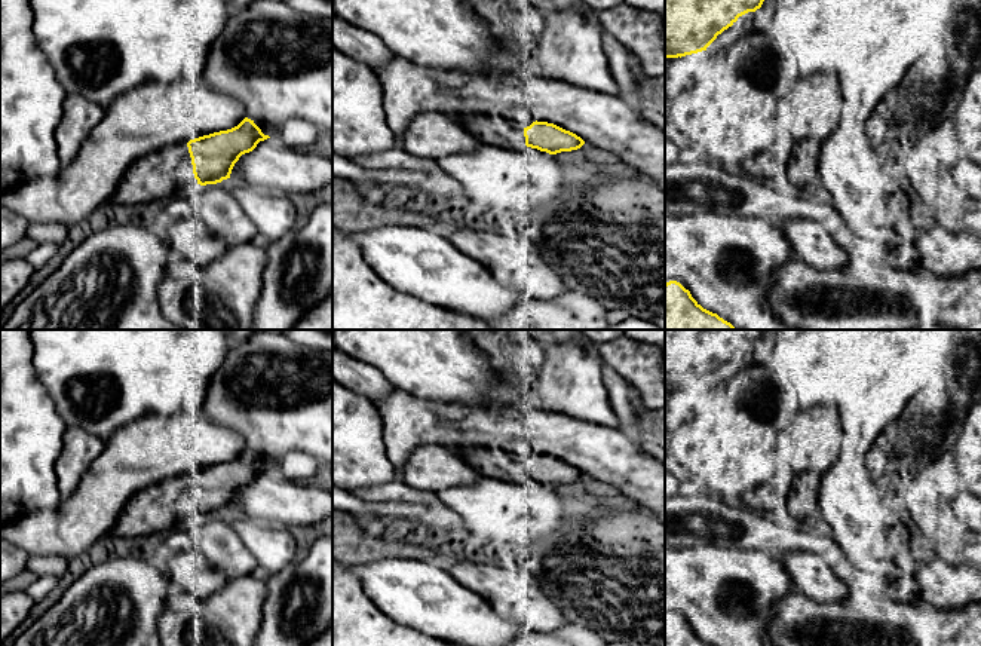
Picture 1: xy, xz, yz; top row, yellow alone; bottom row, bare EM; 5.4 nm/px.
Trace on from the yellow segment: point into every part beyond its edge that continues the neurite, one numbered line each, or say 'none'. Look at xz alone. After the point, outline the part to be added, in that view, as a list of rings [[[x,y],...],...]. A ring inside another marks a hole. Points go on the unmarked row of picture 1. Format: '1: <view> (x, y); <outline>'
none

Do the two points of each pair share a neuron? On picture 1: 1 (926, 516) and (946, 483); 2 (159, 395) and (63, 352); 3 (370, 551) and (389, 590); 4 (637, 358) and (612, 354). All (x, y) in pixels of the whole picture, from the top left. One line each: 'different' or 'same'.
1: same
2: same
3: different
4: same

